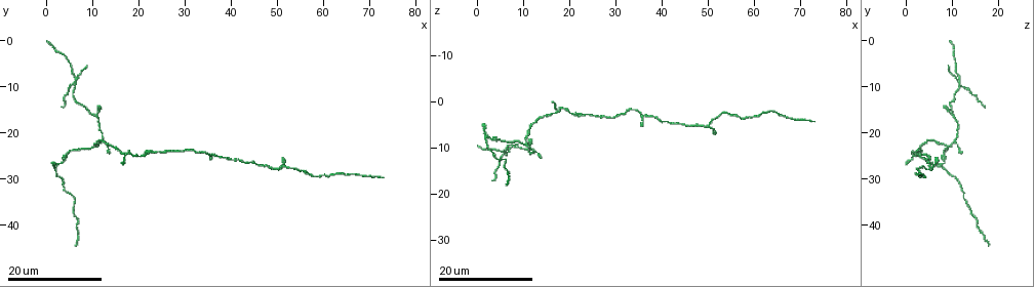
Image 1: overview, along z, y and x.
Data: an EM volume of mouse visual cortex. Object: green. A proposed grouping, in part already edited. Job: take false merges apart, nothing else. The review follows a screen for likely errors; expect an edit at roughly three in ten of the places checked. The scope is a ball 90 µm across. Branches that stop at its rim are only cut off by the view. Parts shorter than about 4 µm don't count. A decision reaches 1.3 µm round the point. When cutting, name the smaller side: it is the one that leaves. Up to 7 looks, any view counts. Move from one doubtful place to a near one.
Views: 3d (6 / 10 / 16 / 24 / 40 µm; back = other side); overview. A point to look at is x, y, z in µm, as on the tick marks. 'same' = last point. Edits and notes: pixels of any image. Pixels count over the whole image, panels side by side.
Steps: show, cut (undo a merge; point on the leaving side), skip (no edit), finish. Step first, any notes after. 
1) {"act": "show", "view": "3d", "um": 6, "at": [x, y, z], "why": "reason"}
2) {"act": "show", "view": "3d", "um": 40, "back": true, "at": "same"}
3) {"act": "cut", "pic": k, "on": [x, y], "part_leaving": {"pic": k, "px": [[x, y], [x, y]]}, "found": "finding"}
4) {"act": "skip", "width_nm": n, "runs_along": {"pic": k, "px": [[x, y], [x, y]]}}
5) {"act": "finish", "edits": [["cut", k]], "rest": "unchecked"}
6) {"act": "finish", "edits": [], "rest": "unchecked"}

{"act": "show", "view": "3d", "um": 24, "at": [10.5, 23.0, 9.5]}

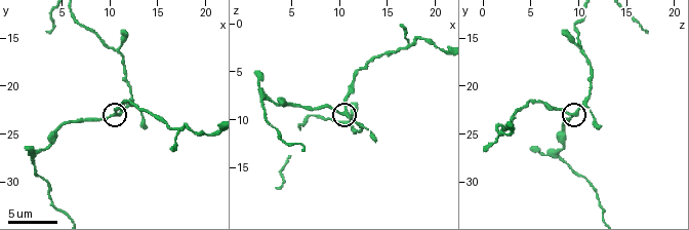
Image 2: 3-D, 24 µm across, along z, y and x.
{"act": "show", "view": "3d", "um": 10, "at": [10.4, 23.0, 9.2], "why": "closer look"}

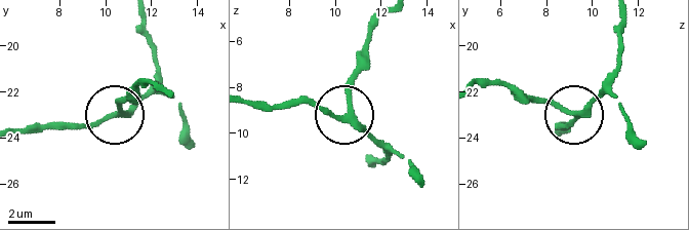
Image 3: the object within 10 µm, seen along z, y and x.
{"act": "skip", "runs_along": {"pic": 3, "px": [[161, 91], [137, 86], [118, 113], [159, 76]]}, "found": "one neuron here"}

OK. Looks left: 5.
{"act": "show", "view": "3d", "um": 16, "at": [18.6, 24.8, 1.4], "why": "narrows sharply"}

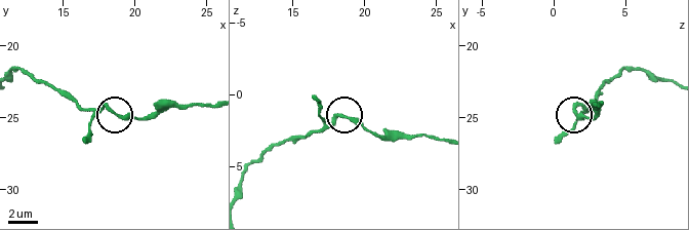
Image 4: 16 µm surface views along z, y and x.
{"act": "skip", "width_nm": 200, "runs_along": {"pic": 4, "px": [[204, 104], [162, 104], [144, 116], [125, 119], [78, 102]]}, "found": "all the same neuron"}

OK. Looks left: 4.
{"act": "show", "view": "3d", "um": 16, "at": [5.5, 9.5, 11.5], "why": "four or more arms meet"}

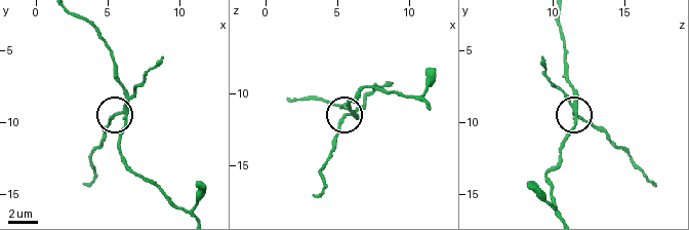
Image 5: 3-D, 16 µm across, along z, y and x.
{"act": "show", "view": "3d", "um": 10, "at": [5.6, 9.4, 11.4], "why": "closer look"}

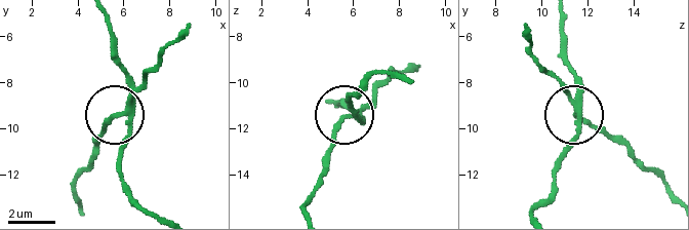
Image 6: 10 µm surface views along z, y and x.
{"act": "cut", "pic": 6, "on": [146, 82], "width_nm": 230, "part_leaving": {"pic": 6, "px": [[128, 110], [105, 129], [81, 175], [77, 204]]}, "found": "two neurons meet here"}

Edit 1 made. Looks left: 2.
{"act": "finish", "edits": [["cut", 6]], "rest": "unchecked"}

